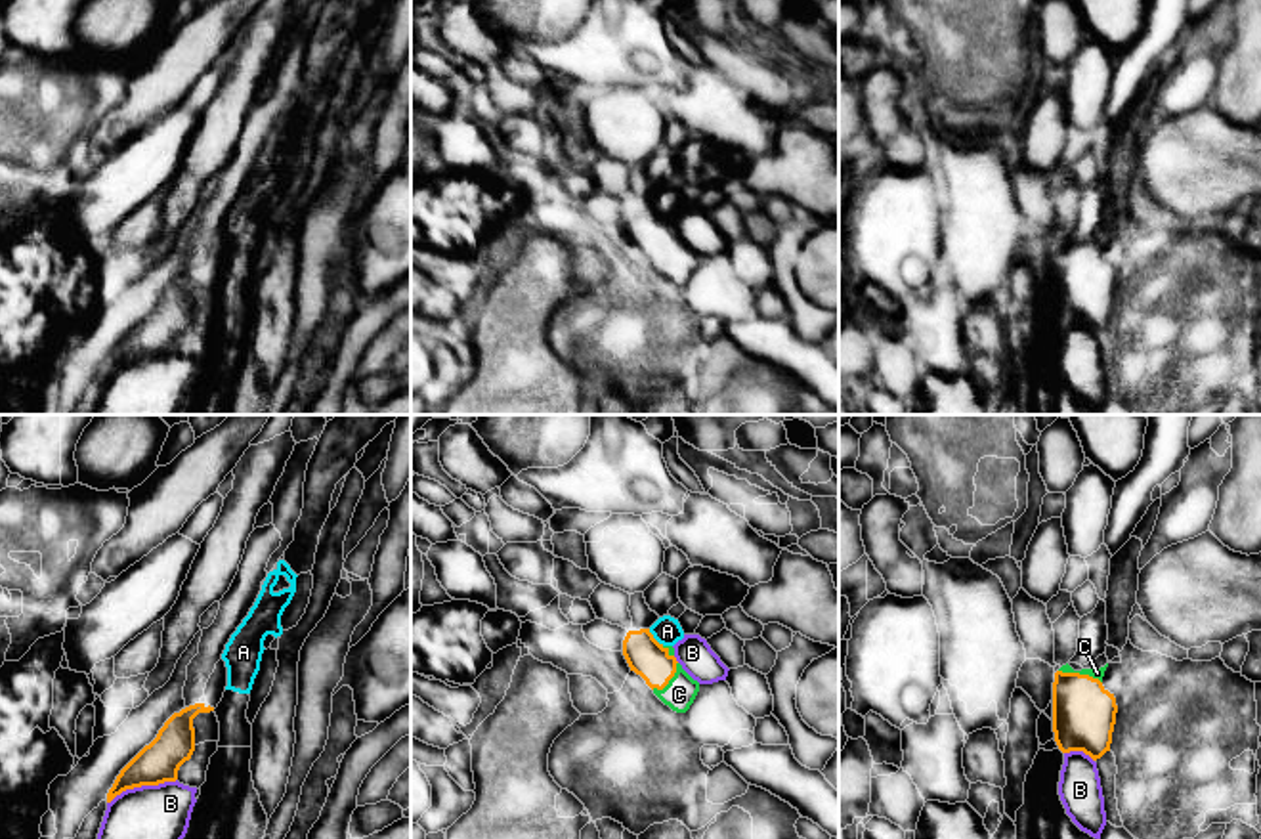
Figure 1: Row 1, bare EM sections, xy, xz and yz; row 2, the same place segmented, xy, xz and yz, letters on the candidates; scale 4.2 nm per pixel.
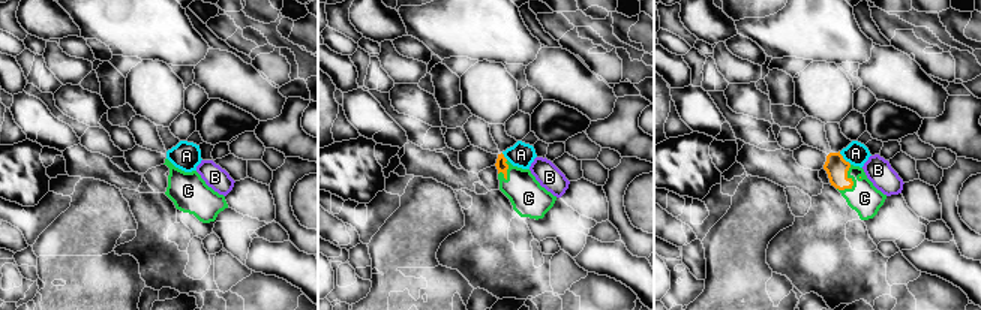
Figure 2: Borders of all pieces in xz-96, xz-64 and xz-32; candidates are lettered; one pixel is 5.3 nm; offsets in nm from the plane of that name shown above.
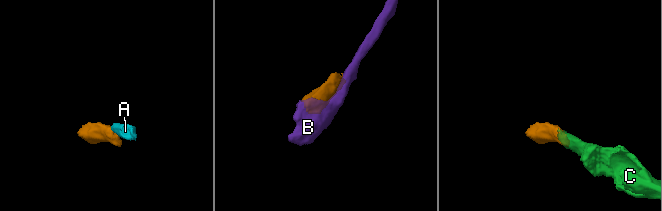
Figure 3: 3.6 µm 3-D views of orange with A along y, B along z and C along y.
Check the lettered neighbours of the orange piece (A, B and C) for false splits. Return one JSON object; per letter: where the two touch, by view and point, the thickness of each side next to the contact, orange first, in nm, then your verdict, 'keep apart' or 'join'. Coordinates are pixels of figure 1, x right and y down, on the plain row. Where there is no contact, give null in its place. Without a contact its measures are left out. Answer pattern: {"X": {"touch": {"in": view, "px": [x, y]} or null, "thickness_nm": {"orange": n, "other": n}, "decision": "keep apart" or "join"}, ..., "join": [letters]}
{"A": {"touch": {"in": "xz", "px": [654, 211]}, "thickness_nm": {"orange": 160, "other": 120}, "decision": "keep apart"}, "B": {"touch": {"in": "xy", "px": [142, 356]}, "thickness_nm": {"orange": 170, "other": 360}, "decision": "keep apart"}, "C": {"touch": {"in": "yz", "px": [1078, 245]}, "thickness_nm": {"orange": 280, "other": 50}, "decision": "join"}, "join": ["C"]}

